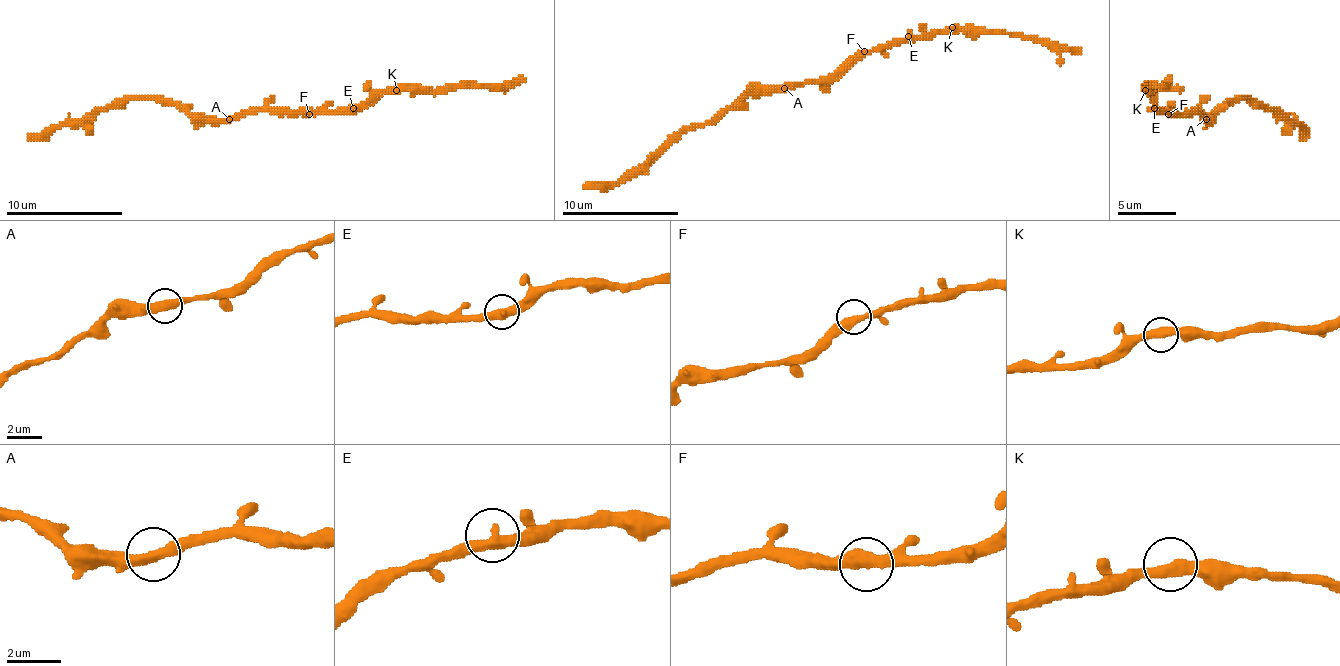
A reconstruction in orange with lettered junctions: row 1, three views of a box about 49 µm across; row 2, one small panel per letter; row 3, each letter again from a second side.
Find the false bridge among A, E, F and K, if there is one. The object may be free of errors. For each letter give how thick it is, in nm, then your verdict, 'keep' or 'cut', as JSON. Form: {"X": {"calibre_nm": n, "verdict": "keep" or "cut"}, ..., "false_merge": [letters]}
{"A": {"calibre_nm": 440, "verdict": "keep"}, "E": {"calibre_nm": 440, "verdict": "keep"}, "F": {"calibre_nm": 480, "verdict": "keep"}, "K": {"calibre_nm": 440, "verdict": "keep"}, "false_merge": []}

